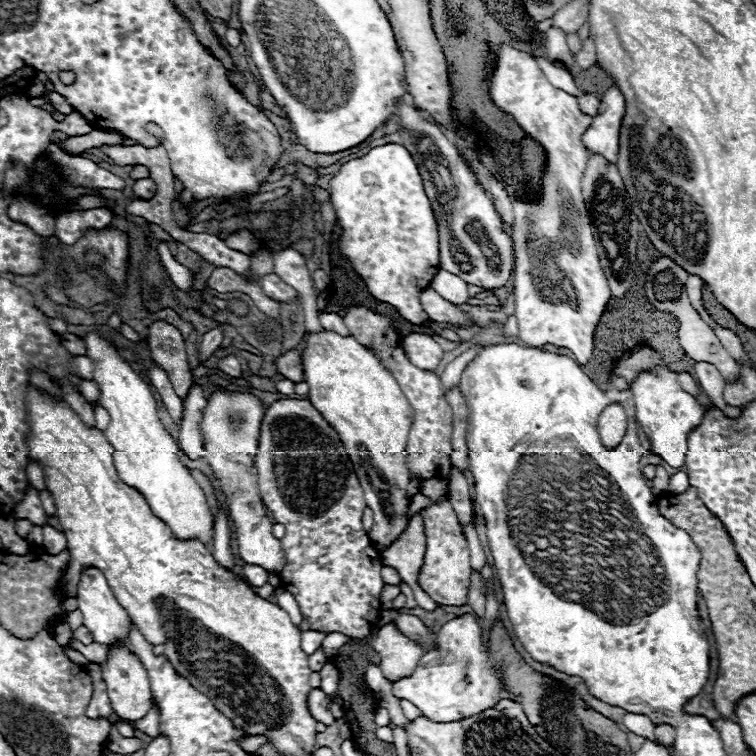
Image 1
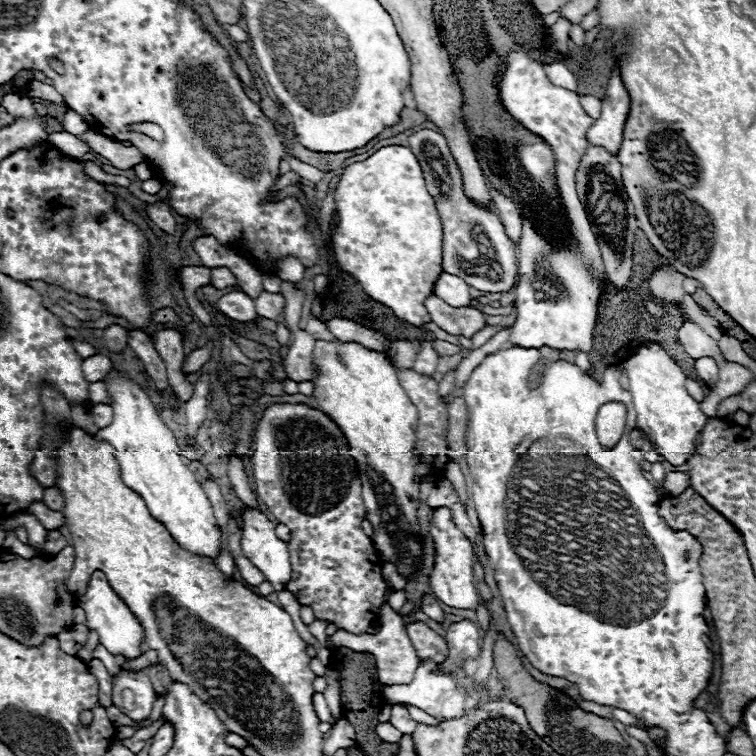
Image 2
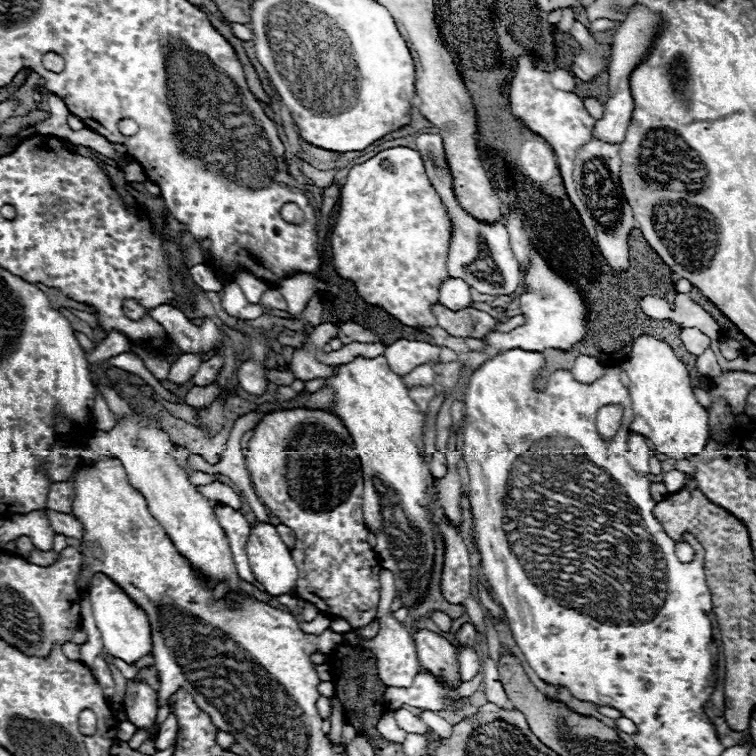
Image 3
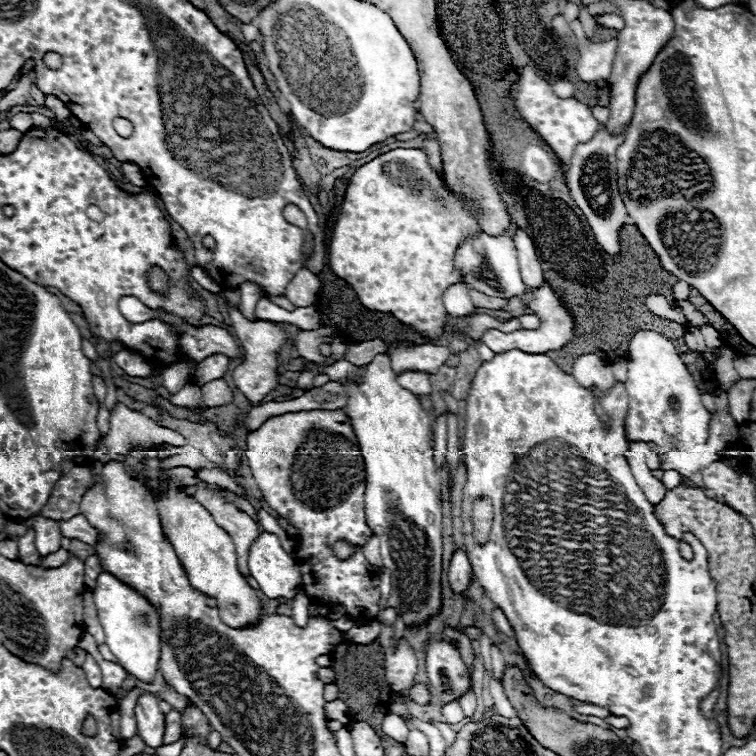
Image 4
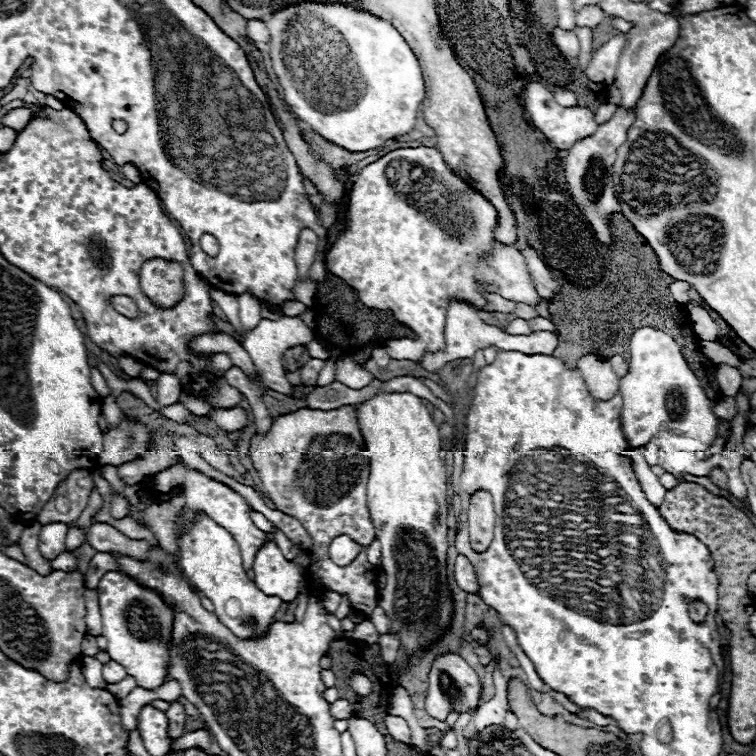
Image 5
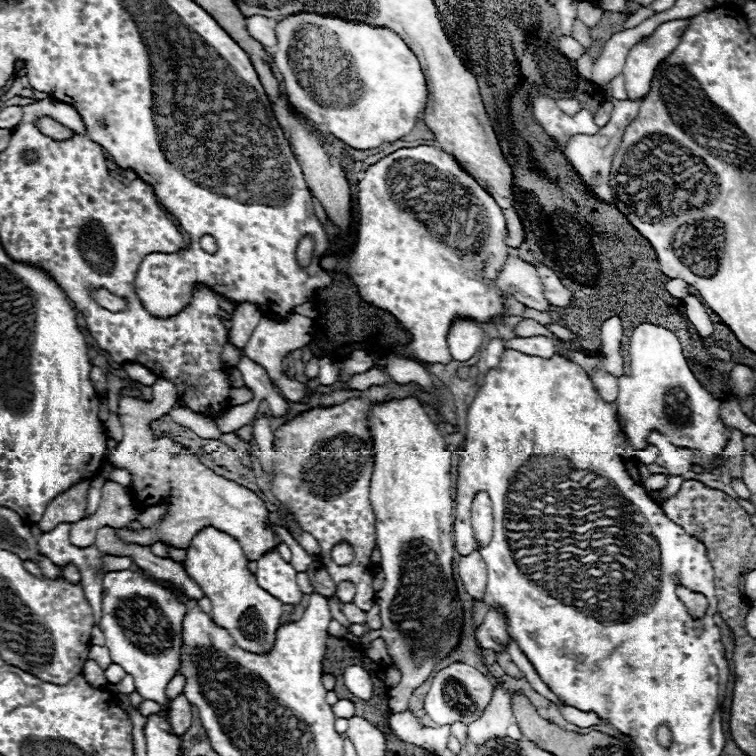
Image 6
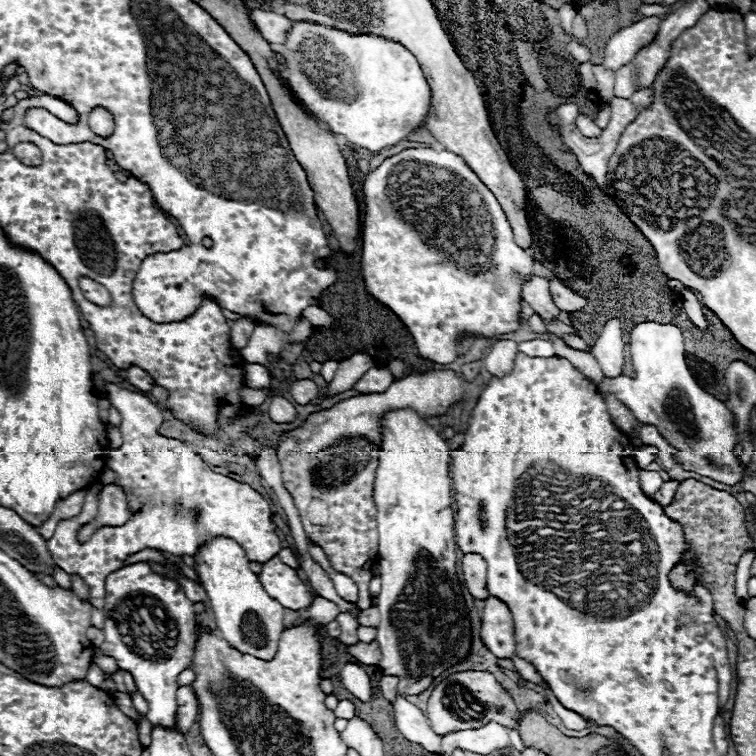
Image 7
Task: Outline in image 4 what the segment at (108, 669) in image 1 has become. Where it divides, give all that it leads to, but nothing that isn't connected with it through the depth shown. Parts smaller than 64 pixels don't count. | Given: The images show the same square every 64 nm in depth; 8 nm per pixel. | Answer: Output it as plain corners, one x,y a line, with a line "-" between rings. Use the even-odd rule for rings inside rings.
148,692
140,694
136,700
136,706
134,706
134,718
136,718
138,734
142,736
142,740
152,748
162,746
164,716
158,708
158,698

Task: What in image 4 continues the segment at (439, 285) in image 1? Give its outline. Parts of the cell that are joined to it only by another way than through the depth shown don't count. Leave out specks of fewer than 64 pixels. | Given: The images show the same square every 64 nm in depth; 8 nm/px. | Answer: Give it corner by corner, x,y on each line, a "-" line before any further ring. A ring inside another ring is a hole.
462,282
452,284
444,292
442,302
444,302
446,312
452,314
452,316
464,316
464,314
476,312
476,308
472,306
472,300
470,300
470,288
466,284
462,284

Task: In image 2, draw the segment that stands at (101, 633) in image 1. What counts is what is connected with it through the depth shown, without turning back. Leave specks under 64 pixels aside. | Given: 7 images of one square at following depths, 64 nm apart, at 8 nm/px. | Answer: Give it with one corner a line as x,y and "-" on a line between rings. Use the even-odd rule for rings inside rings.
96,570
90,576
86,592
78,598
78,606
86,612
86,626
100,636
100,644
108,652
124,658
136,658
140,654
140,642
144,640
144,630
136,620
136,616
130,612
130,608
112,590
112,586
108,584
106,576
100,570

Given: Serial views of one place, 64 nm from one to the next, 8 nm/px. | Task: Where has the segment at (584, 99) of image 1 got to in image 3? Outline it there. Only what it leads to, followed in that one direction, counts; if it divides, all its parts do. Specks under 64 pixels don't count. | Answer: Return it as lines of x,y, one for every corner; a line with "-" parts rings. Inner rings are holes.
584,98
582,102
584,102
584,108
588,110
588,114
592,114
592,118
596,118
596,120
602,118
604,108
602,108
602,104
596,98

